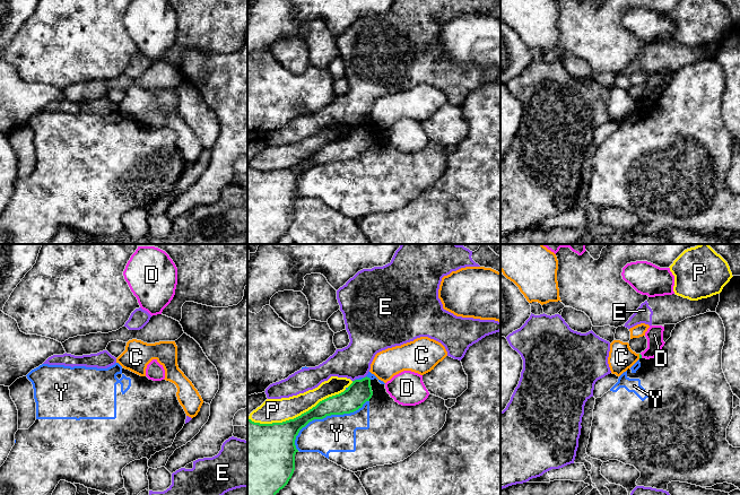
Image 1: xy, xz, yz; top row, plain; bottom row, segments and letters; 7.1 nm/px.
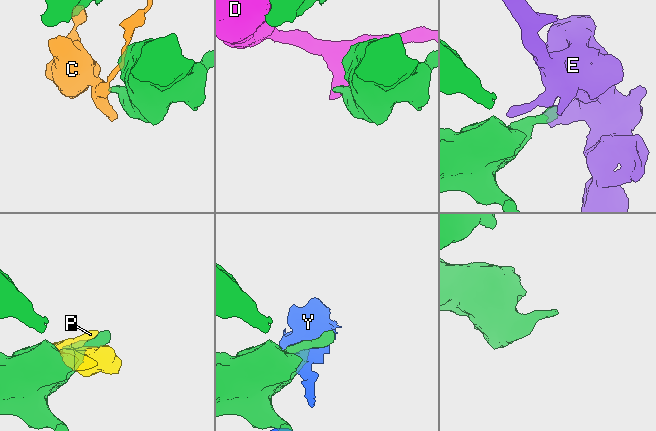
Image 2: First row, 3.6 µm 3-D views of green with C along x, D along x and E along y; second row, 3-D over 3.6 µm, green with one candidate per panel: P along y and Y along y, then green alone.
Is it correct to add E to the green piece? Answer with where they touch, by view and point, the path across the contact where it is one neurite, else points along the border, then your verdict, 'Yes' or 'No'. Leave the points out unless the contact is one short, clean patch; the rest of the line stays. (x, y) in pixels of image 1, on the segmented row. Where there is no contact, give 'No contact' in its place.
Touches green at xz (355, 380). Boundary: xz (355, 379), (353, 381). No

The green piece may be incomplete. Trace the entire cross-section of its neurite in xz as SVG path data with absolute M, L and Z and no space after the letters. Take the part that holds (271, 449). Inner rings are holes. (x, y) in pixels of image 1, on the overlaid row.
M366 376L294 419L260 424L247 418L247 495L276 495L288 484L298 452L296 436L310 422L354 412L372 396L371 379Z

